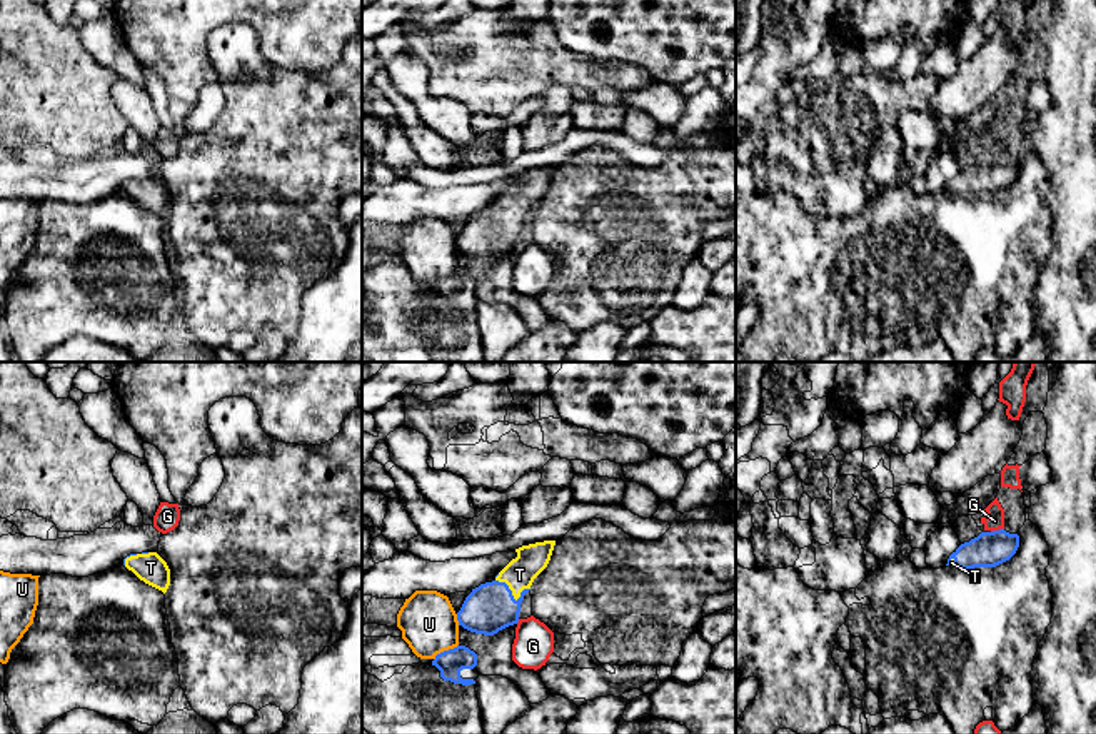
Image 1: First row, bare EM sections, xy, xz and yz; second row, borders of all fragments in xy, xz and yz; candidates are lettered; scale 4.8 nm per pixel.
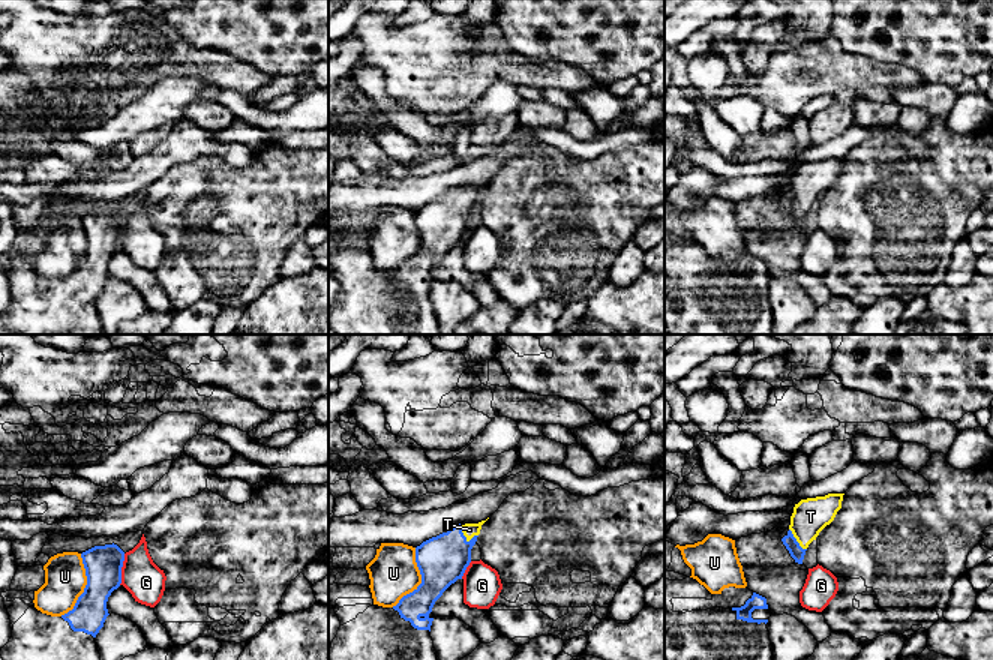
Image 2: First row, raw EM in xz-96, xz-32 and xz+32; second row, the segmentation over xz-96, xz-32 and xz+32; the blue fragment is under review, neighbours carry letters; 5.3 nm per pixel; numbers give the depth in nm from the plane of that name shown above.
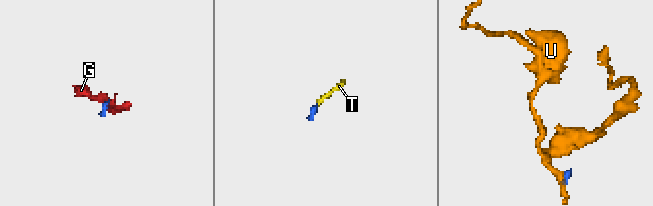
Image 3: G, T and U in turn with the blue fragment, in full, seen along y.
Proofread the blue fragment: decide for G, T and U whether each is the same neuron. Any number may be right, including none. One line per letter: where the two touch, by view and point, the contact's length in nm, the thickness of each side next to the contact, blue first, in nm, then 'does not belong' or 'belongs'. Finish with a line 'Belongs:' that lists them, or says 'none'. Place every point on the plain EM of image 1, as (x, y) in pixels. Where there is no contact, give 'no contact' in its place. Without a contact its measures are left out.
G: yz (996, 157) | 70 nm | 170/90 nm | does not belong
T: xz (511, 221) | 180 nm | 240/150 nm | belongs
U: xz (444, 277) | 140 nm | 120/280 nm | does not belong
Belongs: T

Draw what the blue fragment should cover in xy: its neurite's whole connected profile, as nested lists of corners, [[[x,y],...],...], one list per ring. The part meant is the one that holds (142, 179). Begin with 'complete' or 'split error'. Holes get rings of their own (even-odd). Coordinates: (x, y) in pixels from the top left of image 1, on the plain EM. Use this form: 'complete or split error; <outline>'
split error; [[[157,178],[130,180],[123,185],[123,192],[145,210],[163,220],[167,219],[170,212],[170,195]]]

